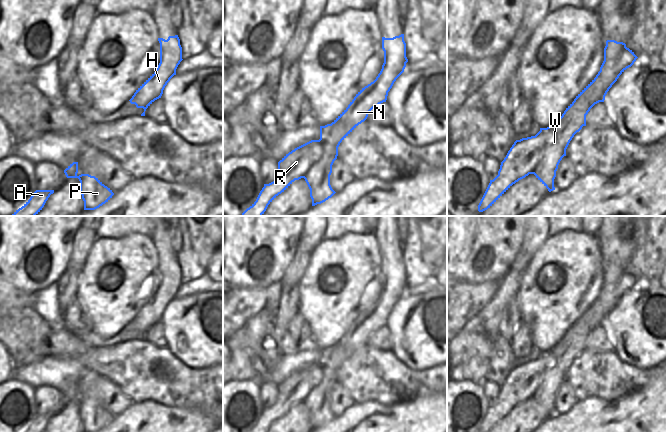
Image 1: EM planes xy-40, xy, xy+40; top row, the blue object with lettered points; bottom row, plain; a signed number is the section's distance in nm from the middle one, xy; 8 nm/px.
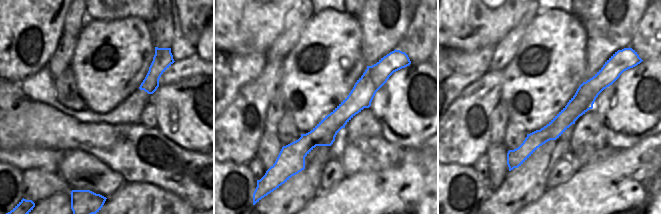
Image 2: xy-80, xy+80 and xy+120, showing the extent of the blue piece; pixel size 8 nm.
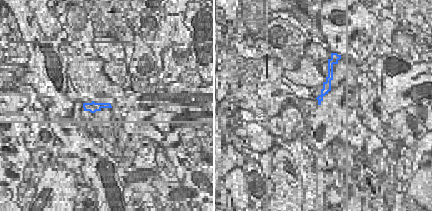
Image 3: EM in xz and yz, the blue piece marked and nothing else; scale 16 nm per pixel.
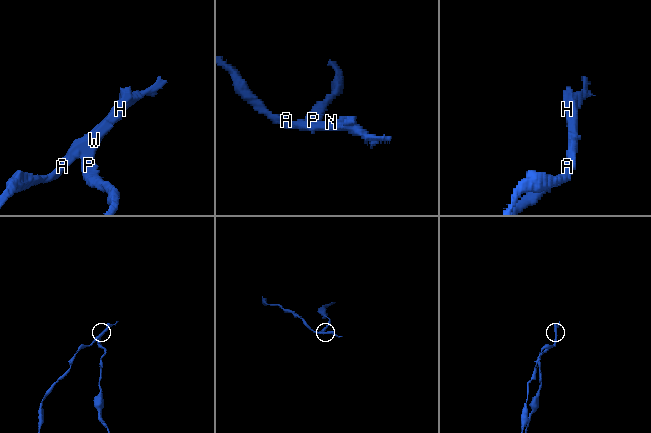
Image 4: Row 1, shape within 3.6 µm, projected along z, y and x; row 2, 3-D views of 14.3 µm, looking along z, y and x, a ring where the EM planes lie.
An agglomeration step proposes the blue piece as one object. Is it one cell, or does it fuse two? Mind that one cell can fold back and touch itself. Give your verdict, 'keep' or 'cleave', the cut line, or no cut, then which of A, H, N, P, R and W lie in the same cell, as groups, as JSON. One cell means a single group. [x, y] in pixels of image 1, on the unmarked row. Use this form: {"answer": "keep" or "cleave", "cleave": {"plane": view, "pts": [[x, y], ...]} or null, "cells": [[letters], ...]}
{"answer": "cleave", "cleave": {"plane": "xy", "pts": [[336, 379], [325, 376], [303, 401]]}, "cells": [["A", "H", "N", "R", "W"], ["P"]]}

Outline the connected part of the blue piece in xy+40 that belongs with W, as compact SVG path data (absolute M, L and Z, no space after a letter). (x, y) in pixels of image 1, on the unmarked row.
M607 264L604 285L596 301L576 320L564 337L549 351L535 359L516 364L501 386L498 399L490 407L478 432L490 432L513 408L534 398L547 376L566 380L566 373L583 350L586 339L605 320L619 300L638 281L623 266Z

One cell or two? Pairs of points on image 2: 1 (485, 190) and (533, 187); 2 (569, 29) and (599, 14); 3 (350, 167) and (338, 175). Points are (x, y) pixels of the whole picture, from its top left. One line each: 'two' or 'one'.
1: two
2: two
3: two

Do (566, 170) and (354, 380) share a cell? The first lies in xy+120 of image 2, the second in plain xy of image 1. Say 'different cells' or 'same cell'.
different cells

